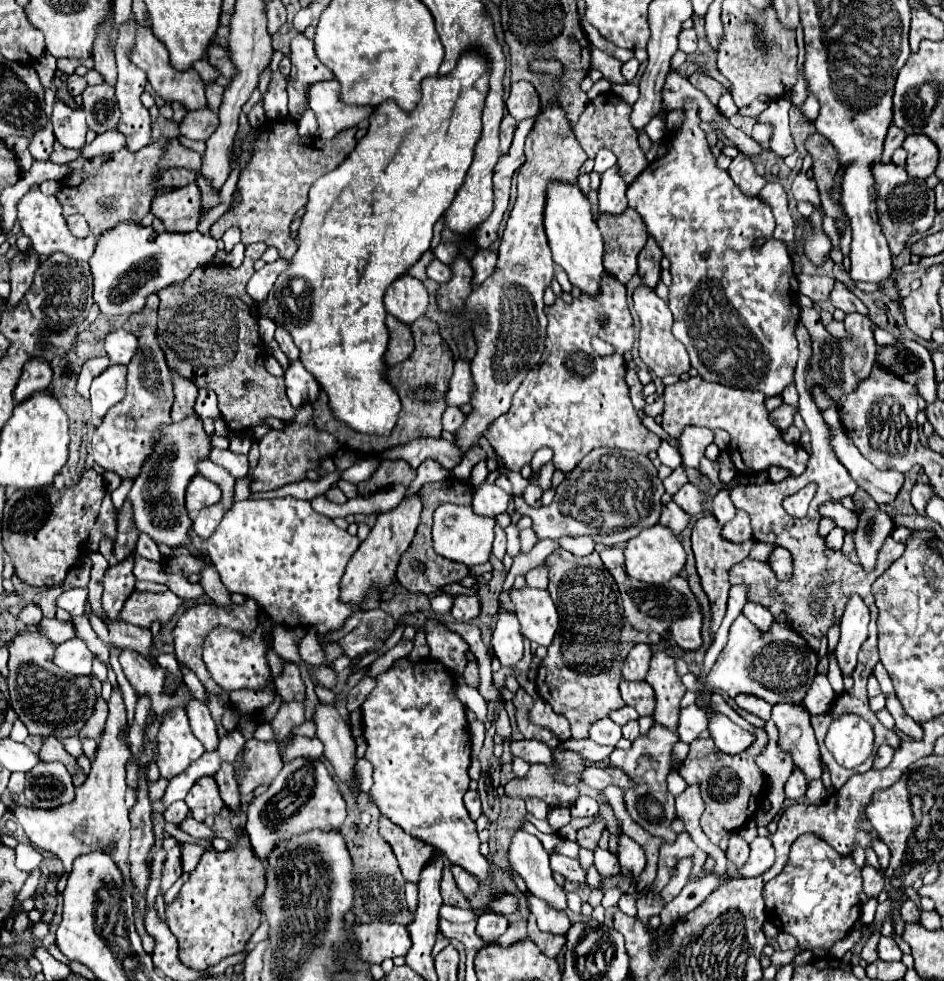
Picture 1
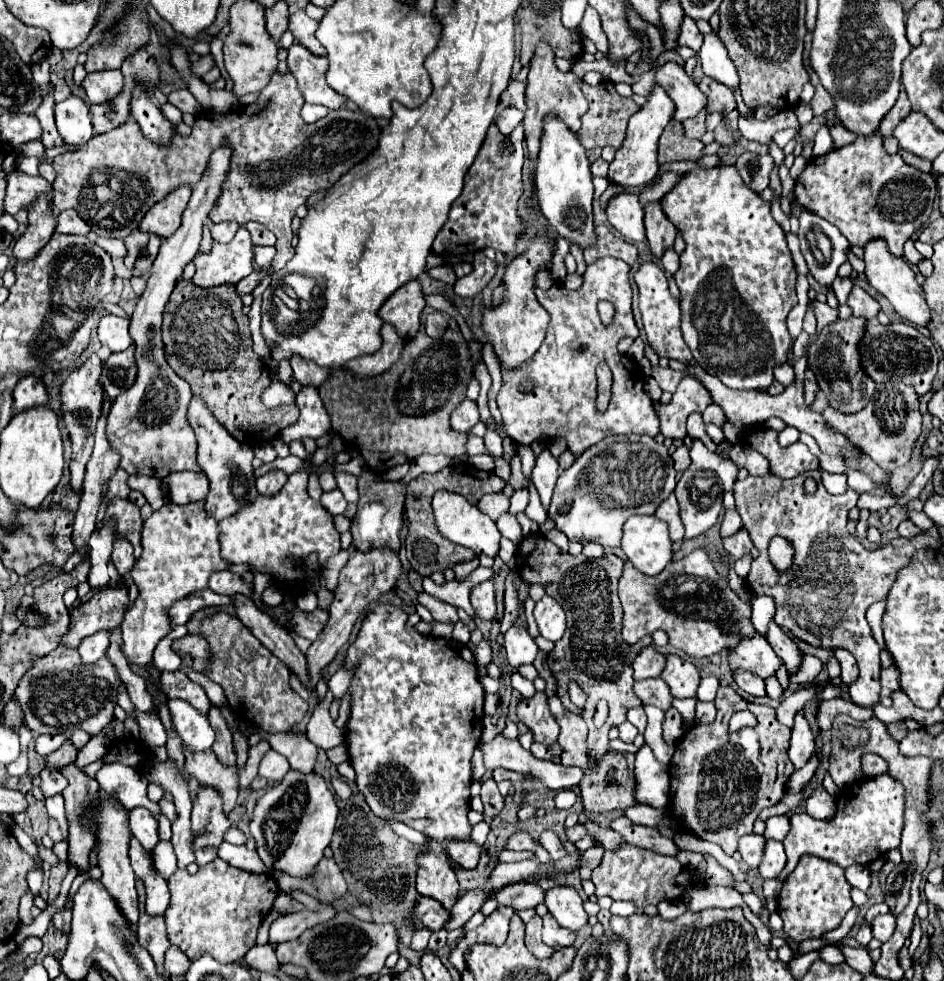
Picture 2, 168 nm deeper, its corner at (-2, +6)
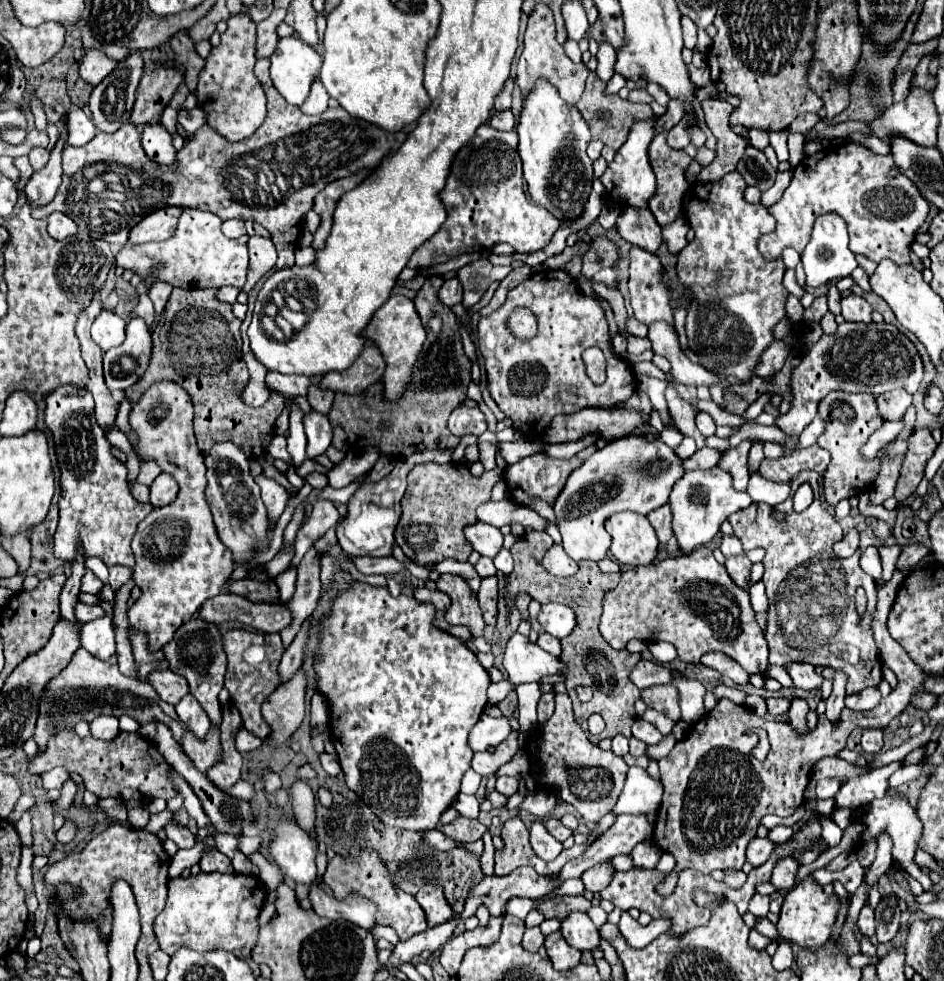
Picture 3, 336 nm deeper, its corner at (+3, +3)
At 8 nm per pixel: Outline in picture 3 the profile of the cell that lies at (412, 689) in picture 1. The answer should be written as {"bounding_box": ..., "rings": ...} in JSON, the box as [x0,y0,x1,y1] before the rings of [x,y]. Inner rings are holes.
{"bounding_box":[314,583,492,831],"rings":[[[354,583],[348,591],[340,593],[332,605],[332,611],[324,615],[324,619],[318,625],[320,633],[320,645],[314,651],[314,667],[316,667],[316,693],[320,693],[326,699],[326,705],[330,709],[330,739],[336,747],[336,753],[340,757],[342,773],[346,779],[346,785],[362,797],[362,801],[368,803],[368,807],[382,819],[382,823],[398,829],[414,829],[414,831],[426,831],[436,829],[438,819],[444,809],[452,805],[456,795],[460,793],[460,781],[462,775],[470,769],[472,749],[468,747],[468,733],[480,719],[480,713],[484,709],[486,701],[486,689],[492,683],[488,671],[478,663],[476,655],[452,633],[442,631],[434,625],[436,609],[432,603],[416,601],[408,595],[392,597],[388,587],[374,587],[366,583]]]}

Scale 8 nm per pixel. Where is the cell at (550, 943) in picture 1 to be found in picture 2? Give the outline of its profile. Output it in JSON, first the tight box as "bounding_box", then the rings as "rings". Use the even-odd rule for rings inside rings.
{"bounding_box":[525,916,555,958],"rings":[[[533,916],[533,918],[527,922],[525,940],[527,940],[527,946],[531,948],[531,952],[535,952],[535,956],[539,956],[539,958],[549,958],[549,956],[555,952],[551,946],[547,946],[547,944],[541,940],[541,916]]]}

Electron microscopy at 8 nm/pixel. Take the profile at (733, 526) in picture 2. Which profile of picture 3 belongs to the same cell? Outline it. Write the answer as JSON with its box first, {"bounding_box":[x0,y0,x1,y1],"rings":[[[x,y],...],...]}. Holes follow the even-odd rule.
{"bounding_box":[720,537,744,557],"rings":[[[724,537],[722,539],[722,545],[720,545],[724,557],[734,557],[734,555],[744,555],[744,549],[742,549],[742,543],[738,541],[738,537]]]}

